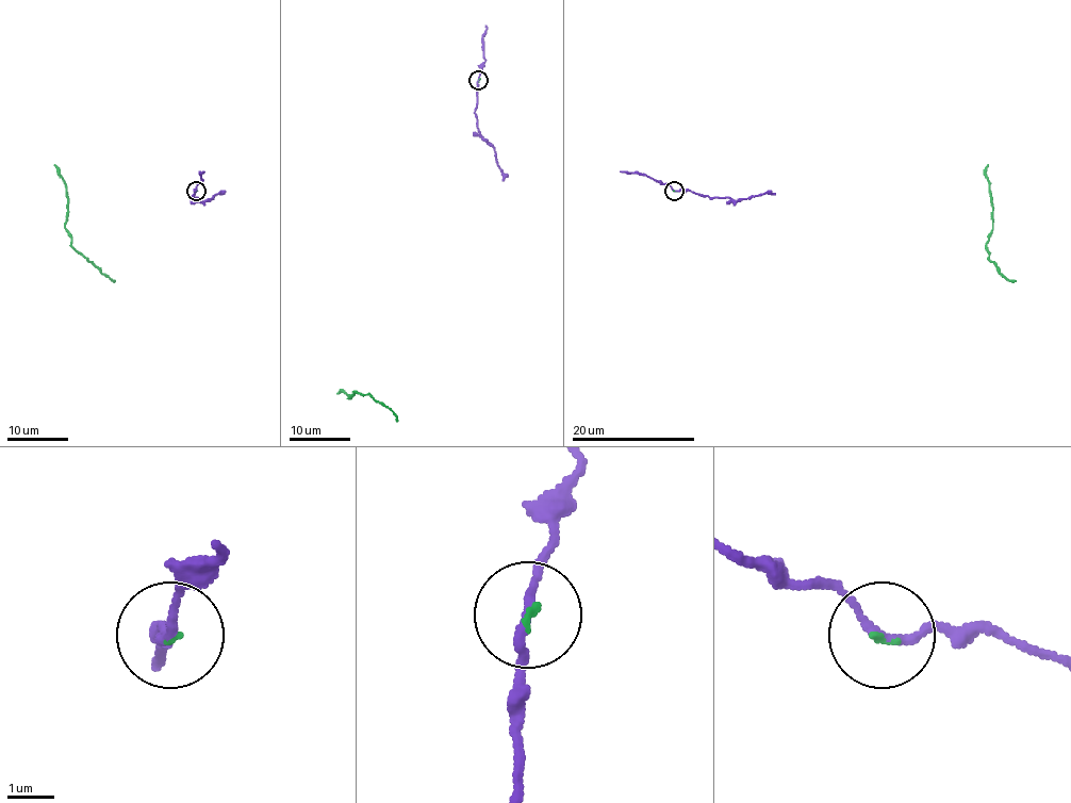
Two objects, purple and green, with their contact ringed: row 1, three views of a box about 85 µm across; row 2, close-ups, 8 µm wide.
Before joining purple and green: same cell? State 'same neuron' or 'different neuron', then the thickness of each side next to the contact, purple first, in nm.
same neuron; 180 nm thick on the purple side, 80 nm on the other

